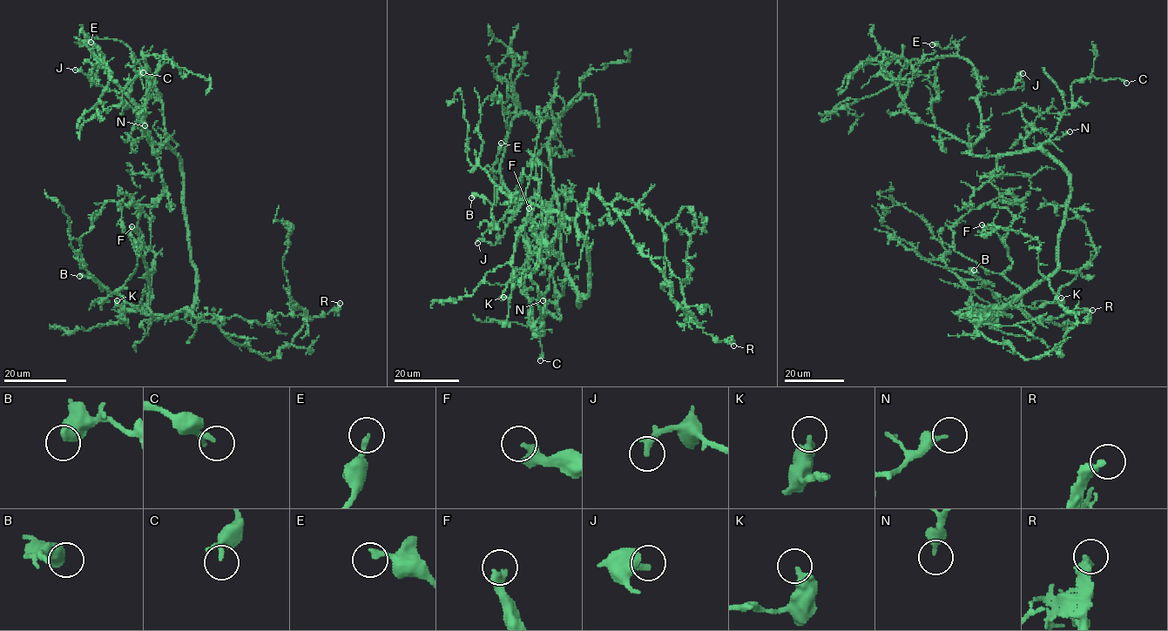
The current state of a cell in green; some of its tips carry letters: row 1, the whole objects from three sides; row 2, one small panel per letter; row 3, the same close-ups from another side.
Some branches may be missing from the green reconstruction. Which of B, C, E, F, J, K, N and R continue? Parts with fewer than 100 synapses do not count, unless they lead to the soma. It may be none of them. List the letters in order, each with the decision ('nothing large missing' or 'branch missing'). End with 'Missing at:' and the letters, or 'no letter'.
B: nothing large missing
C: nothing large missing
E: nothing large missing
F: nothing large missing
J: nothing large missing
K: nothing large missing
N: nothing large missing
R: nothing large missing
Missing at: no letter

